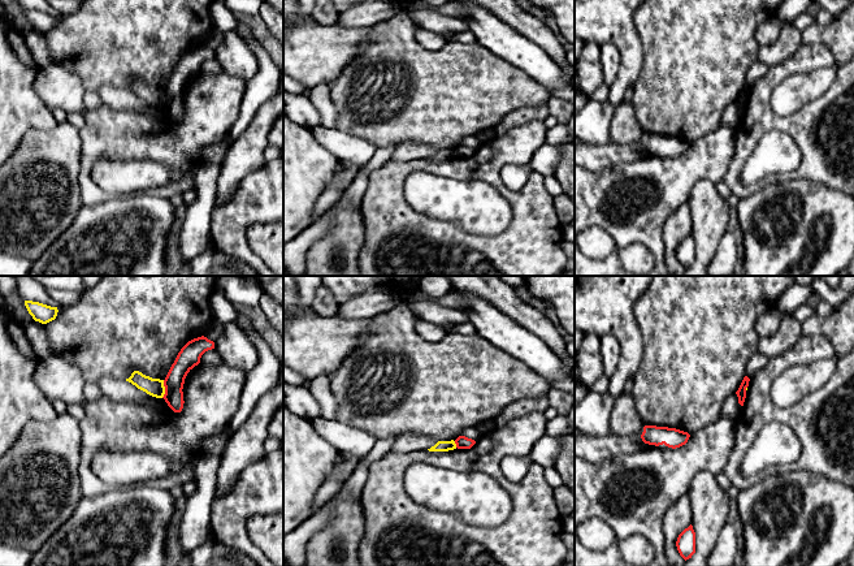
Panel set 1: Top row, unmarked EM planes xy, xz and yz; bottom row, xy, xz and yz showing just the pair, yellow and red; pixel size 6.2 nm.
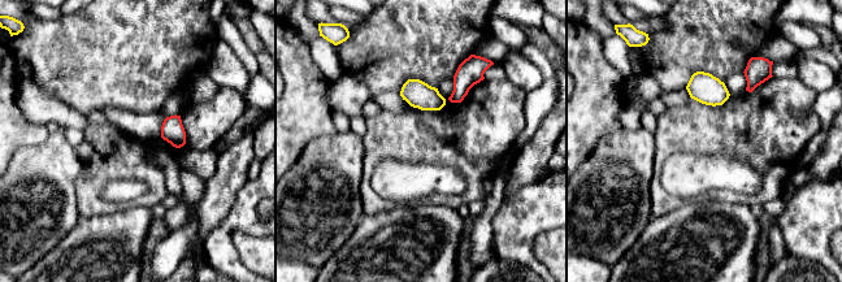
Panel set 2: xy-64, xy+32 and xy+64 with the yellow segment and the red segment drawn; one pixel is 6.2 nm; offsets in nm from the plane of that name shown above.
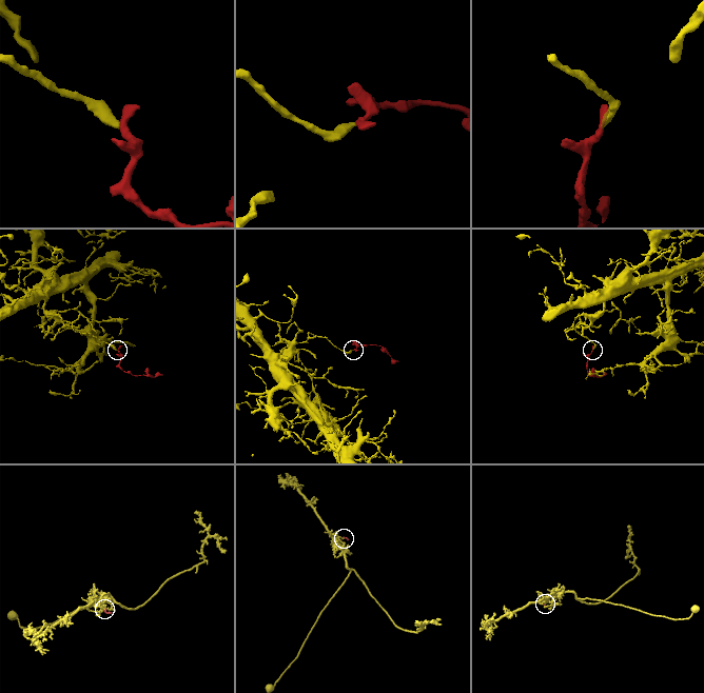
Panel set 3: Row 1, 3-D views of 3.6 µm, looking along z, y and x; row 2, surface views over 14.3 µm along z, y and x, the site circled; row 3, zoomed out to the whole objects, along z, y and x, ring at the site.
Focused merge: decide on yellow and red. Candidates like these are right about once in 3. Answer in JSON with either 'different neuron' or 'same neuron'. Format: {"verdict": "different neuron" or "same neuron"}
{"verdict": "different neuron"}

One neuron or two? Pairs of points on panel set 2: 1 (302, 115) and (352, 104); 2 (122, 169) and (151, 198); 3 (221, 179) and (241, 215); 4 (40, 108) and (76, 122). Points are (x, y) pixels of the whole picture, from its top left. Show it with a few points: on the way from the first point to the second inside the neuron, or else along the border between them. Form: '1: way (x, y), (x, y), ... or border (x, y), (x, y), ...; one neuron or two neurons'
1: border (328, 81), (325, 100), (330, 112); two neurons
2: way (134, 169), (139, 169), (152, 182), (152, 186); one neuron
3: border (247, 179), (238, 191), (233, 207), (216, 226); two neurons
4: way (50, 108), (66, 117); one neuron

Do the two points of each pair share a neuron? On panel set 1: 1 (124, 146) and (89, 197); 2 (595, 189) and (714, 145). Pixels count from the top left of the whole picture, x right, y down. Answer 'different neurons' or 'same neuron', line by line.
1: same neuron
2: same neuron

